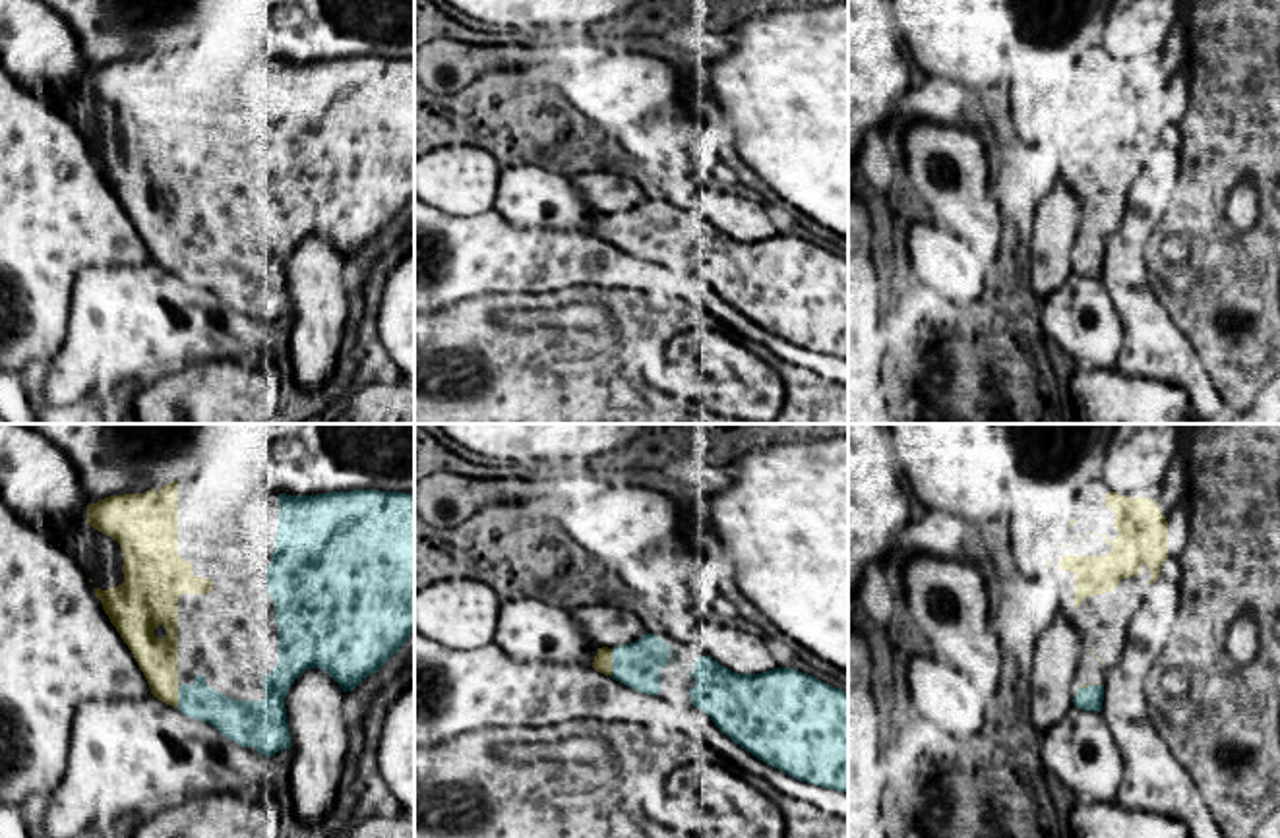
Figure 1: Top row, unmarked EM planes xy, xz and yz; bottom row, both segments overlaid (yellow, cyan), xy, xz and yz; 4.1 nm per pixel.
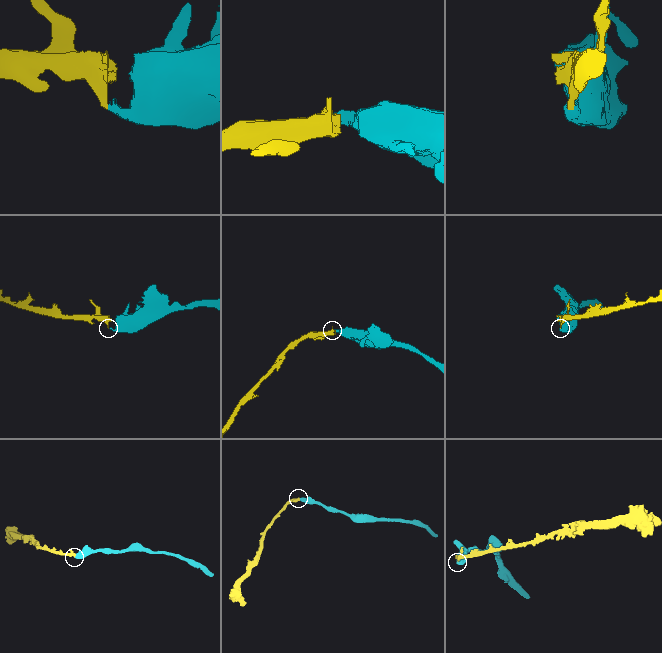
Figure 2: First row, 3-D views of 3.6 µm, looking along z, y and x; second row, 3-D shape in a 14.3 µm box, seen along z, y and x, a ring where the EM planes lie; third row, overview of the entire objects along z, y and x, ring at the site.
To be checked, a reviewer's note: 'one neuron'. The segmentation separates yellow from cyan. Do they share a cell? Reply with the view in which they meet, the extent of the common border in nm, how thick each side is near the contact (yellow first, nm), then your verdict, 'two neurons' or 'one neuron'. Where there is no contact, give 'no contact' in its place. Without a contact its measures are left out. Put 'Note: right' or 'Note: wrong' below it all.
meets yellow in xz; contact 120 nm long; 80 nm thick on the yellow side, 190 nm on the other; one neuron
Note: right

